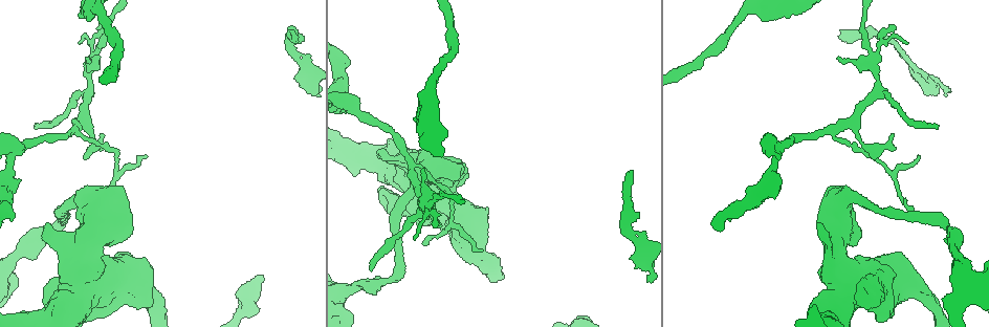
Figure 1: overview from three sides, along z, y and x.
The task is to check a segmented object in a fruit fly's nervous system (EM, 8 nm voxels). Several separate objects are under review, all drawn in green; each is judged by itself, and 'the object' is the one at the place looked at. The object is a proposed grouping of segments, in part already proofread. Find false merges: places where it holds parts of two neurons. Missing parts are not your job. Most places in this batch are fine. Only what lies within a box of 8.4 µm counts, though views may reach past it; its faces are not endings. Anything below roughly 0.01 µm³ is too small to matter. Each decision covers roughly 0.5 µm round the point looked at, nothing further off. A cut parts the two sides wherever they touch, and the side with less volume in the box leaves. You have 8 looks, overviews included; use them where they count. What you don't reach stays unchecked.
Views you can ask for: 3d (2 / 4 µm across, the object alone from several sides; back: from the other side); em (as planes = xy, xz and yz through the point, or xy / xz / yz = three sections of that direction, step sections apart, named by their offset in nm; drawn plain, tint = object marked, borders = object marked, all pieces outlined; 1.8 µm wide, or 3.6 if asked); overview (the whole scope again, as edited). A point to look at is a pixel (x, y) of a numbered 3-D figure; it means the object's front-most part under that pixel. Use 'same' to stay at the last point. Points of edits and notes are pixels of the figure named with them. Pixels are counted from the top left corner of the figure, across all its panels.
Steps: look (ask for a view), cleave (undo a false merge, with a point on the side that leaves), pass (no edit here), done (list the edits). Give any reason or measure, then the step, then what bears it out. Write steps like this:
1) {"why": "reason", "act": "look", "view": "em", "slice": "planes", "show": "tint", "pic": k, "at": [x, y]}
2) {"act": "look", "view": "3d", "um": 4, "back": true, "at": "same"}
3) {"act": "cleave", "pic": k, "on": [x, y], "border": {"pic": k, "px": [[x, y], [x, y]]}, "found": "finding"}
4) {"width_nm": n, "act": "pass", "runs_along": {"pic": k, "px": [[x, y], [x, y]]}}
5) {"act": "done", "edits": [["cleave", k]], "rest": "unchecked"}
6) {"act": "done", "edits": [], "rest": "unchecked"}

{"why": "calibre changes", "act": "look", "view": "em", "slice": "yz", "step": 16, "show": "tint", "pic": 1, "at": [346, 288]}

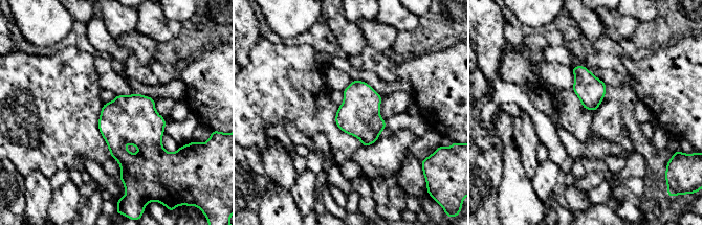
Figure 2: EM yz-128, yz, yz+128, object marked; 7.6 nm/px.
{"act": "look", "view": "em", "slice": "planes", "show": "tint", "at": "same"}

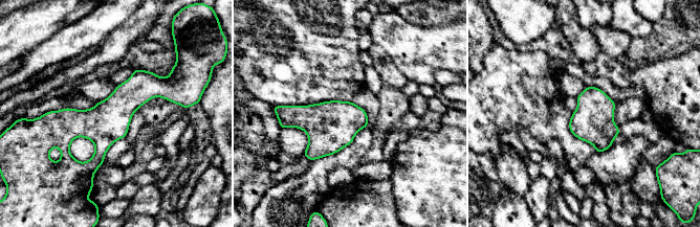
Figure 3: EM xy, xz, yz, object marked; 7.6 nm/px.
{"width_nm": 320, "act": "pass", "runs_along": {"pic": 3, "px": [[176, 99], [135, 91], [106, 120], [52, 120]]}, "found": "one neuron here"}

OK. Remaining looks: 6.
{"why": "sharp bend", "act": "look", "view": "em", "um": 3.6, "slice": "planes", "show": "plain", "pic": 1, "at": [106, 218]}

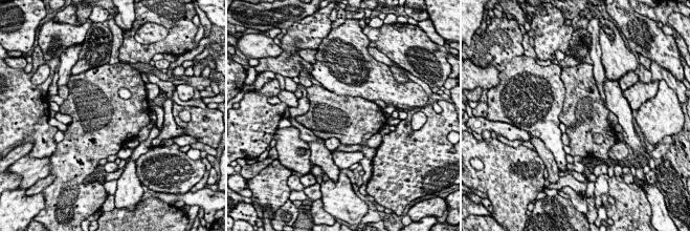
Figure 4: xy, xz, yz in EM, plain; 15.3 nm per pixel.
{"act": "look", "view": "em", "um": 3.6, "slice": "planes", "show": "tint", "at": "same"}

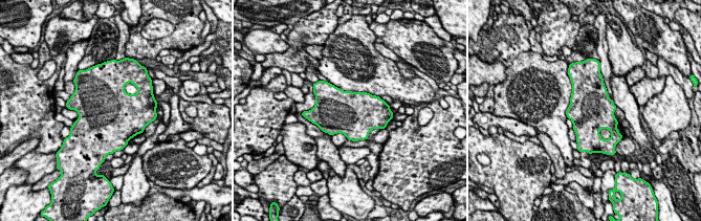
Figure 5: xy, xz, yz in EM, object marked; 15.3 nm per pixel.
{"act": "pass", "found": "one neuron here"}

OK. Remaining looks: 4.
{"act": "look", "view": "em", "slice": "planes", "show": "plain", "pic": 1, "at": [859, 141]}

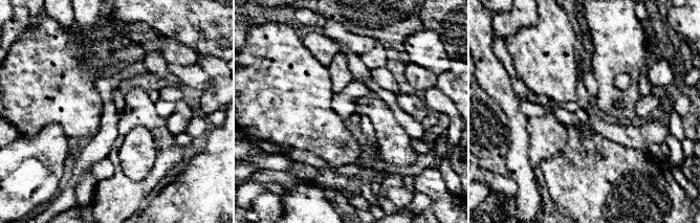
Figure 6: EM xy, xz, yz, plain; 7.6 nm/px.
{"why": "where the object lies", "act": "look", "view": "em", "slice": "planes", "show": "tint", "at": "same"}

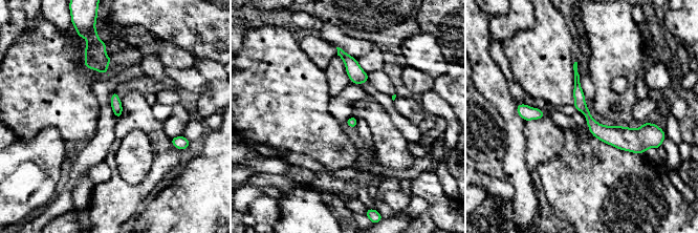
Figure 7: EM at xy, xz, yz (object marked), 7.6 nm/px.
{"act": "pass", "runs_along": {"pic": 7, "px": [[576, 75], [580, 105], [601, 131], [645, 128]]}, "found": "continuous, no second neuron"}

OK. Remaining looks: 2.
{"act": "done", "edits": [], "rest": "unchecked"}

